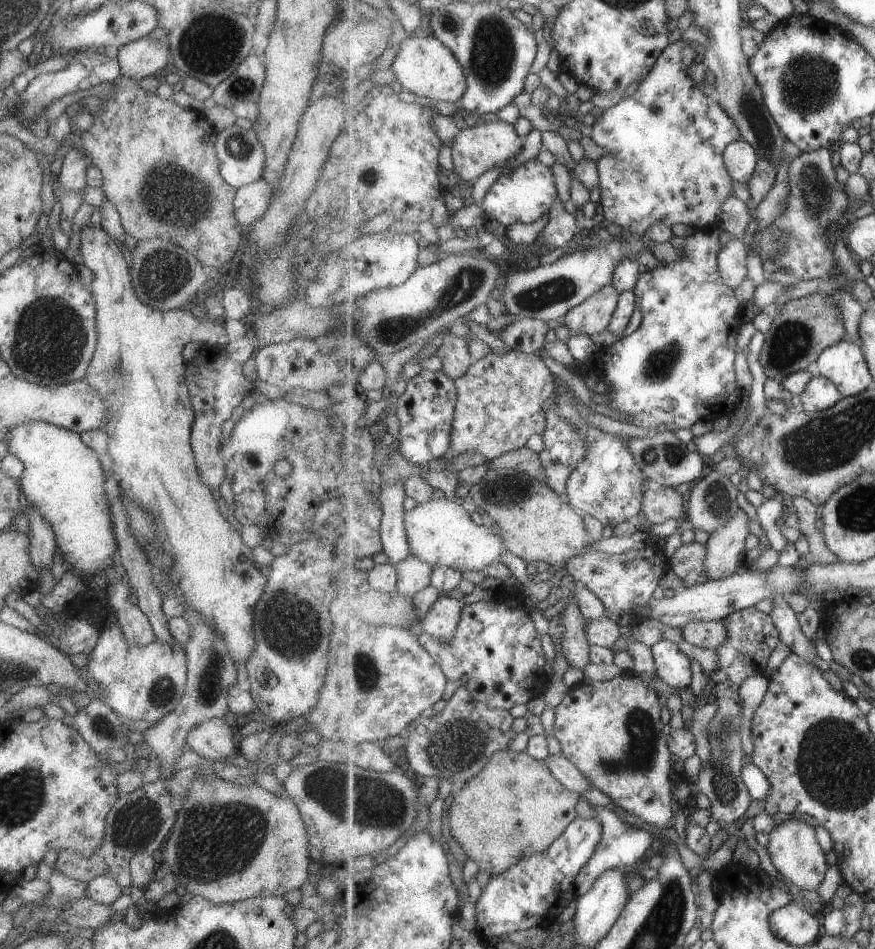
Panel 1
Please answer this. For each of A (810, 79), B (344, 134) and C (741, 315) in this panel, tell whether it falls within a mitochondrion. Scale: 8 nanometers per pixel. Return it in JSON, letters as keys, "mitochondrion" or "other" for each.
{"A":"mitochondrion","B":"other","C":"other"}

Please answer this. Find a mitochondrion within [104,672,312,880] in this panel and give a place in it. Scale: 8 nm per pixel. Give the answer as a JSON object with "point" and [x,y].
{"point":[135,825]}

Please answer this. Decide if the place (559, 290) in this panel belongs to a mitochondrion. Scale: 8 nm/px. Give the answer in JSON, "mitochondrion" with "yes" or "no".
{"mitochondrion":"yes"}

